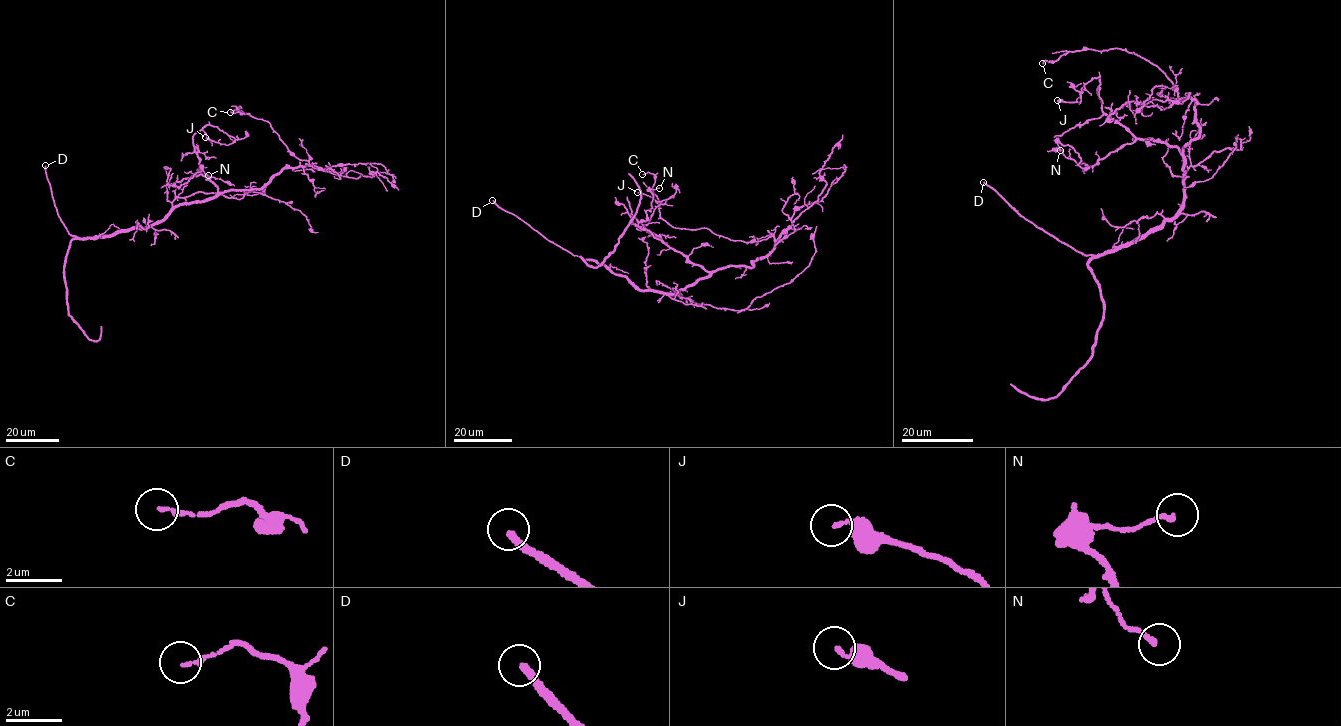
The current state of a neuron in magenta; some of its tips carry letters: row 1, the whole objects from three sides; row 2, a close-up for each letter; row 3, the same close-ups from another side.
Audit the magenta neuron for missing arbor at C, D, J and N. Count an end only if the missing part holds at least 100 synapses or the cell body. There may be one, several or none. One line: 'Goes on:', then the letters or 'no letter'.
Goes on: no letter

